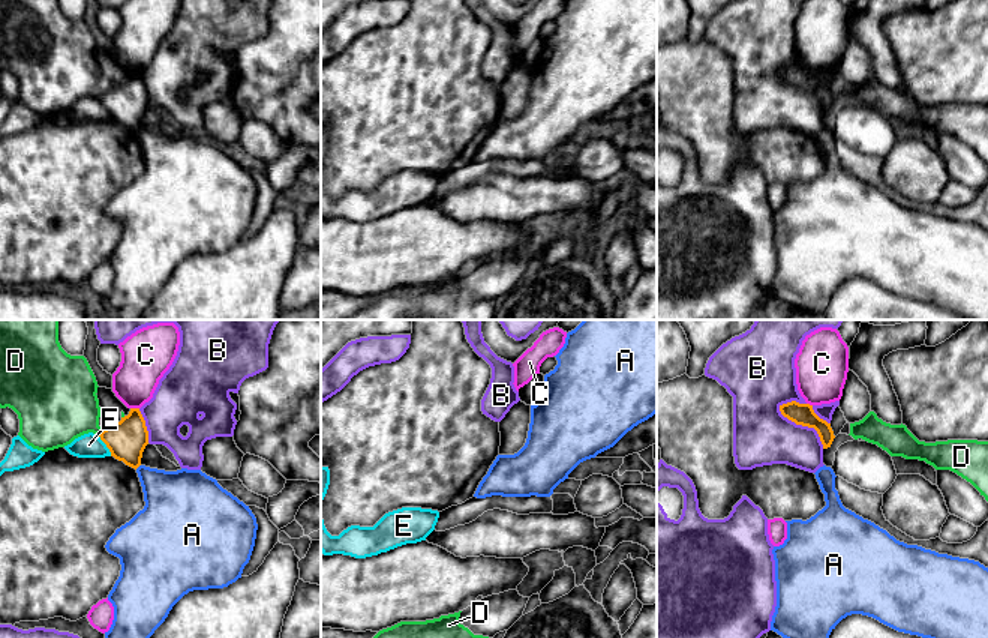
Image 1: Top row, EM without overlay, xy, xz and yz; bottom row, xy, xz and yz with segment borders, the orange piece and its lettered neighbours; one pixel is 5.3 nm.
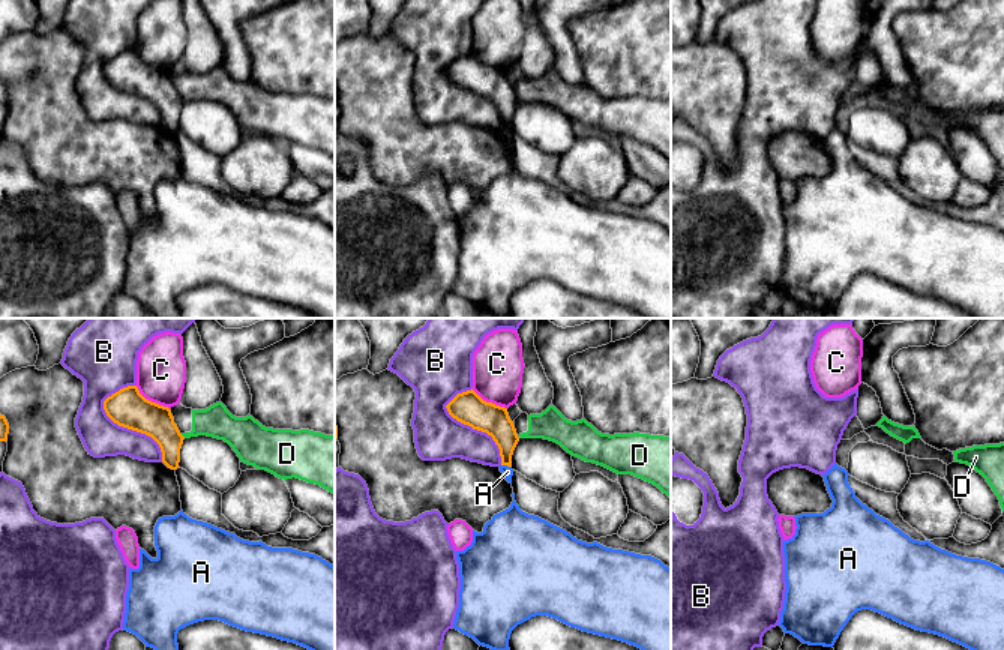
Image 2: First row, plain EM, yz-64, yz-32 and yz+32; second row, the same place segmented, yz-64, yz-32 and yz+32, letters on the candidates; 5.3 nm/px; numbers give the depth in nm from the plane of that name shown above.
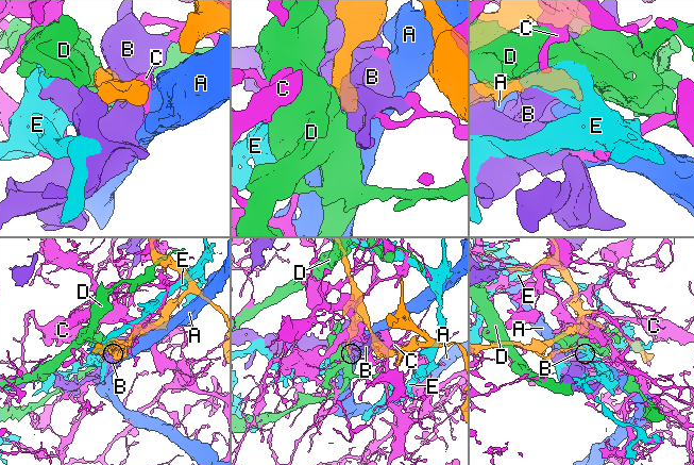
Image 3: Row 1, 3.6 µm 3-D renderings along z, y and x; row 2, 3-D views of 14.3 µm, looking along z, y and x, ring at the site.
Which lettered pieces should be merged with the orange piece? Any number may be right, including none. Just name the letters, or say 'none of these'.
none of these

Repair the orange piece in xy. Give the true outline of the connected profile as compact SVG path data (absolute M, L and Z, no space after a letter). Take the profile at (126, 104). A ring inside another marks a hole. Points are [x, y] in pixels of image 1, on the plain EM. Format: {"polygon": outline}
{"polygon": "M130 72L127 80L103 93L99 101L111 120L135 134L141 129L142 116L148 108L148 95L139 72Z"}

